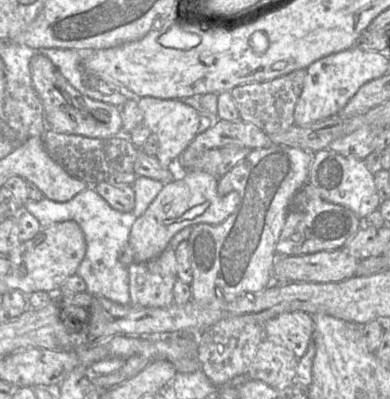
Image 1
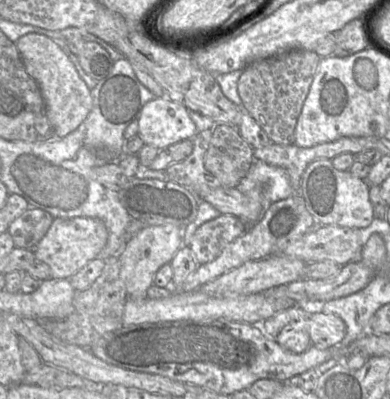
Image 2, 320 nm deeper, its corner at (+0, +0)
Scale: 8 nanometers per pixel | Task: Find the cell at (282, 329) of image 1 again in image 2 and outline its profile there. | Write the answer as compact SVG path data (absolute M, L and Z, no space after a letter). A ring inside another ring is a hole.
M313 308L309 312L308 330L311 345L328 349L342 342L346 334L346 324L335 314L325 314Z

